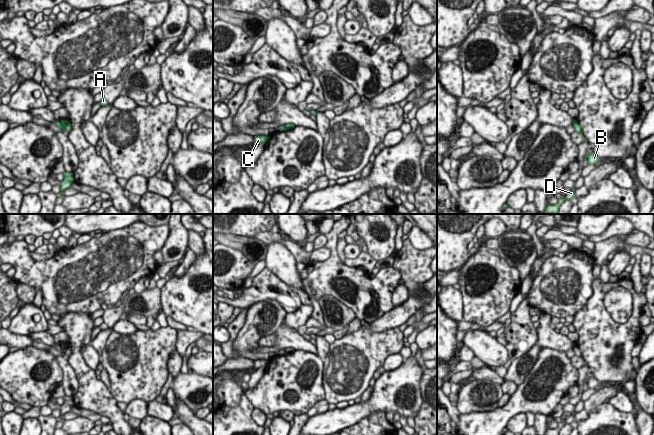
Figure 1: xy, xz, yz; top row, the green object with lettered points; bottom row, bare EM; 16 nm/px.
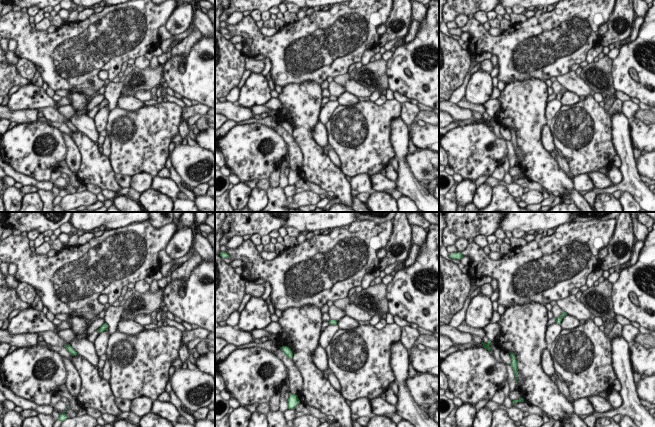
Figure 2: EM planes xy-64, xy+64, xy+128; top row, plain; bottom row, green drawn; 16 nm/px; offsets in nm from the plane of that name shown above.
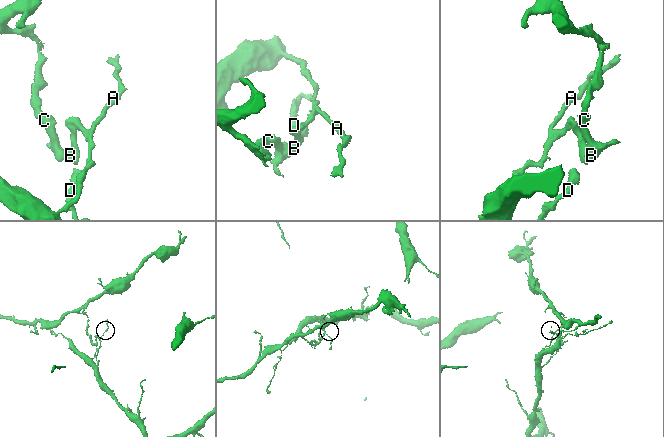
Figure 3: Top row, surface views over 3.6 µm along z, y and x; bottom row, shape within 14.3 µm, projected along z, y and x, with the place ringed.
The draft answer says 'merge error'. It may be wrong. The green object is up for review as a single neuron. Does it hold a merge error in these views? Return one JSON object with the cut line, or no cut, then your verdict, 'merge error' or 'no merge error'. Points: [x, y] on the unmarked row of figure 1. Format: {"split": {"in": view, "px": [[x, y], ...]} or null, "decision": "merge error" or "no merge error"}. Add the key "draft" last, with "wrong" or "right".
{"split": {"in": "xy", "px": [[59, 346], [65, 353]]}, "decision": "merge error", "draft": "right"}

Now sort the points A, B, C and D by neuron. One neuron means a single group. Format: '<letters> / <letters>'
A D / B C

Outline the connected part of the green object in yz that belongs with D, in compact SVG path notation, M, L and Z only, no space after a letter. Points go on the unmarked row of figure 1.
M574 406L574 410L572 411L571 415L569 416L569 419L566 420L564 423L559 423L557 428L554 429L548 429L545 432L545 435L559 435L560 429L565 425L565 424L571 424L574 420L575 420L575 408L576 406Z

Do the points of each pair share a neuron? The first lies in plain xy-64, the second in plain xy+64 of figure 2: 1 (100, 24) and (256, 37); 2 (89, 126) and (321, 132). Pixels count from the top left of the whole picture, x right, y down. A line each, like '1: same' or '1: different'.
1: same
2: same

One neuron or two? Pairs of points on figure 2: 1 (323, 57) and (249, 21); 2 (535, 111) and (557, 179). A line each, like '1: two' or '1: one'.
1: one
2: one

